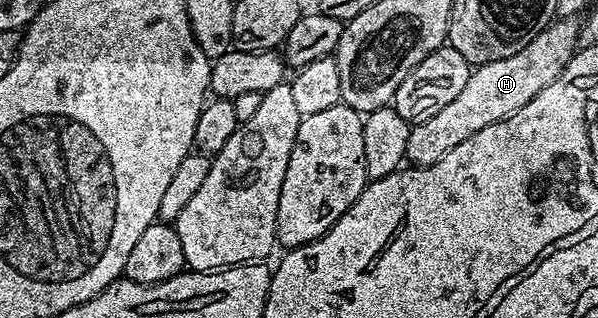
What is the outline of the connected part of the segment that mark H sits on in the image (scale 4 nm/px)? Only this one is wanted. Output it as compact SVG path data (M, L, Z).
M556 18L544 31L537 31L531 40L513 57L478 64L472 70L465 89L457 93L454 101L449 101L429 121L421 121L412 126L407 146L407 159L416 167L428 167L449 149L457 149L461 141L469 141L473 133L481 133L488 125L508 119L521 105L529 105L545 85L549 85L565 69L565 65L575 56L579 47L579 23L574 18Z

